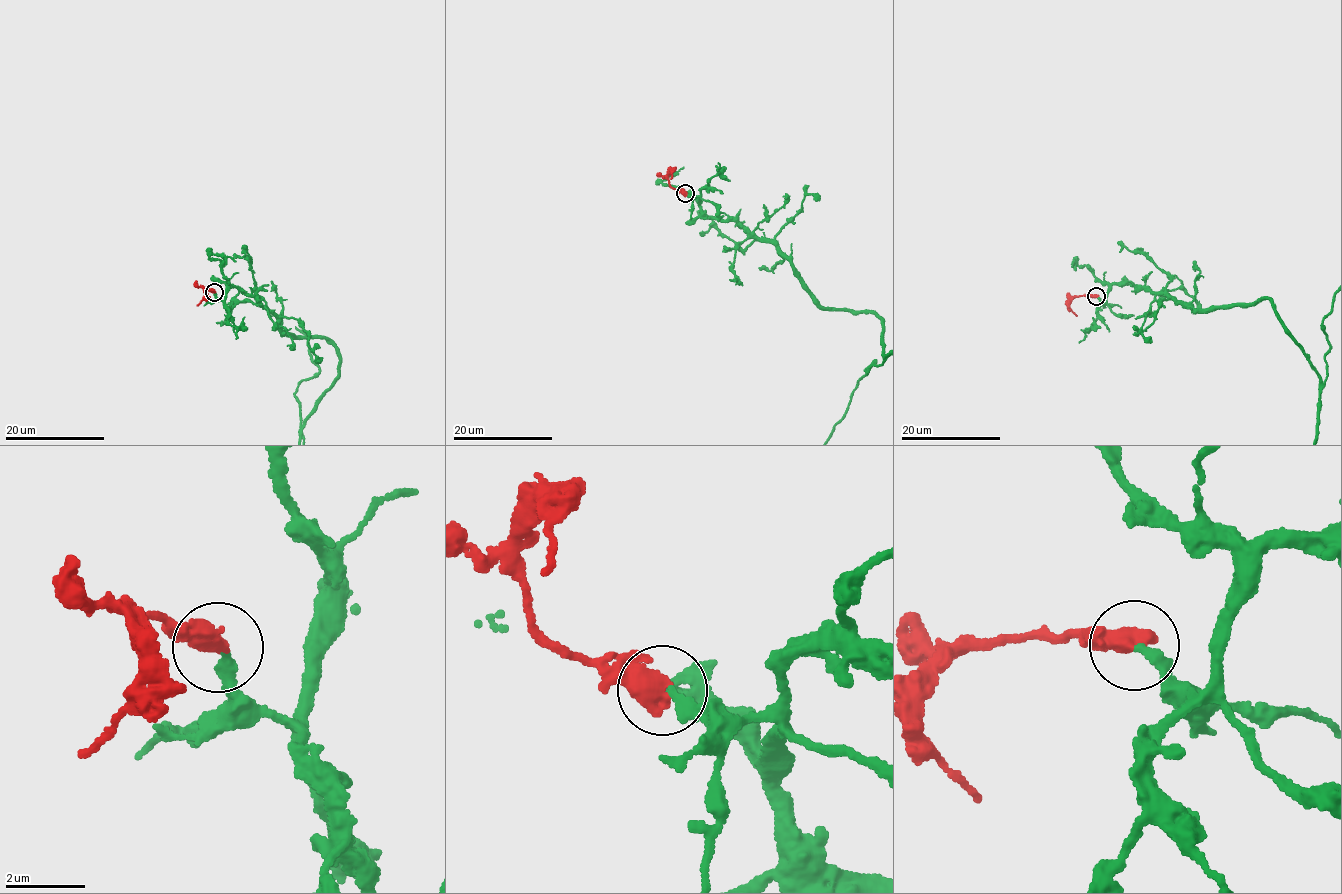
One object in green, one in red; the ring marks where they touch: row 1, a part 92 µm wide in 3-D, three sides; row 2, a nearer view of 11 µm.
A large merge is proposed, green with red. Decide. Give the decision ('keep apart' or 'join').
join

